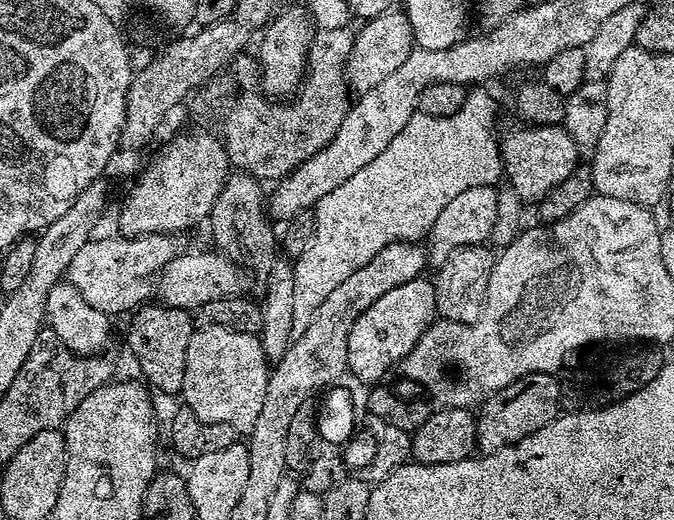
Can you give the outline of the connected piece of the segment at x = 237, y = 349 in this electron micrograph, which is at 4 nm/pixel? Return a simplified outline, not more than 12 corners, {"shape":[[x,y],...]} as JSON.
{"shape":[[210,326],[186,346],[179,395],[251,433],[270,361],[257,333]]}

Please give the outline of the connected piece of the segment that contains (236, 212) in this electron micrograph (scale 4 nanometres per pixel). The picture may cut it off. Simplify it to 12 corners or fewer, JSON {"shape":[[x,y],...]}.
{"shape":[[233,171],[206,221],[245,273],[265,278],[278,257],[266,188]]}

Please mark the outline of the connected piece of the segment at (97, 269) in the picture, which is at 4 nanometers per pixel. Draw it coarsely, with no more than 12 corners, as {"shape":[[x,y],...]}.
{"shape":[[175,235],[90,239],[66,273],[112,318],[153,295]]}

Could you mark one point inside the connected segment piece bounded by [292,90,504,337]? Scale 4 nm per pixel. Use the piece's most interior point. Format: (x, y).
(433, 158)

